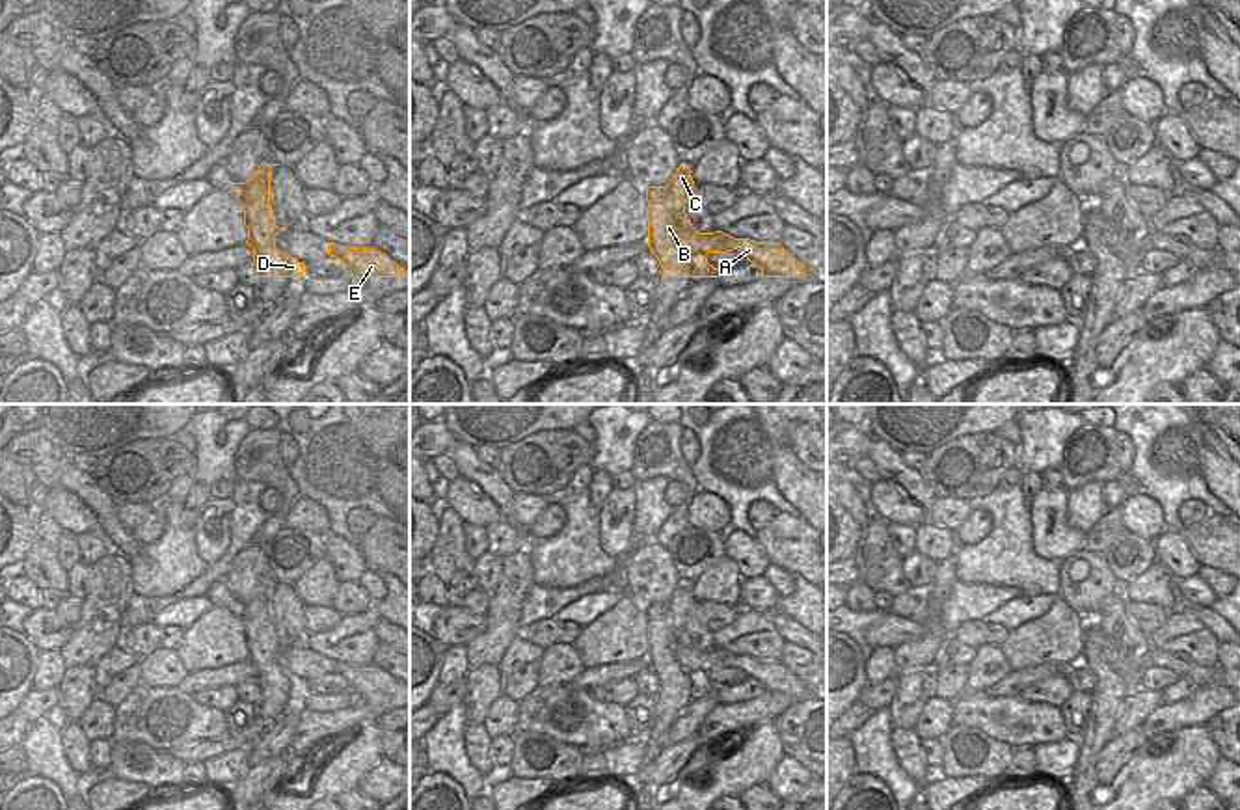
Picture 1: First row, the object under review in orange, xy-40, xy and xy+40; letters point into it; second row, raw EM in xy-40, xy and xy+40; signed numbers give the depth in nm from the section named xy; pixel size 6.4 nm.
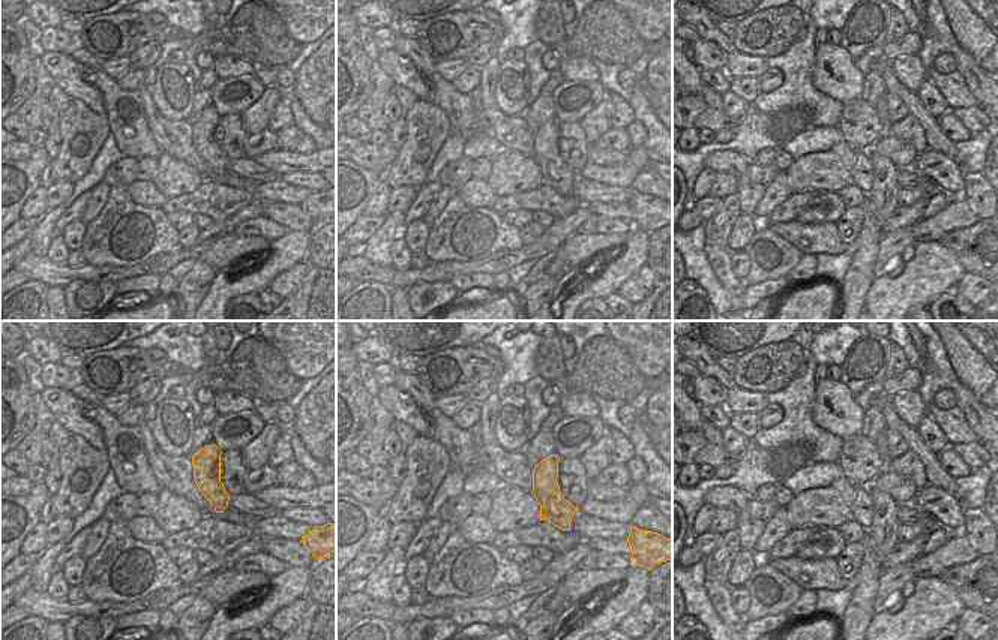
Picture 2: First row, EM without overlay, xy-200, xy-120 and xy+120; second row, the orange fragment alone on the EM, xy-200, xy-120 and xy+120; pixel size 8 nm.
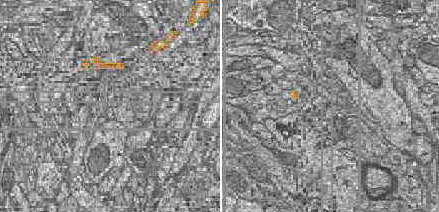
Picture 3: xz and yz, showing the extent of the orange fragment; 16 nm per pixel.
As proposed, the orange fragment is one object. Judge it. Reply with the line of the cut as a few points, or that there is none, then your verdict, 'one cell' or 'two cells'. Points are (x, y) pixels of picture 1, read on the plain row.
cut xy (728, 652), (727, 667); two cells

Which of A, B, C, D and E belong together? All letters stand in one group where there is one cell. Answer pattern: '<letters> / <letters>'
A E / B C D

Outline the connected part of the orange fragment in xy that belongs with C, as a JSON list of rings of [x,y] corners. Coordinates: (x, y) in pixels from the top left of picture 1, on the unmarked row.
[[[680,583],[667,603],[646,605],[648,665],[657,674],[663,695],[721,695],[708,670],[726,670],[730,652],[698,650],[685,631],[693,609],[691,587]]]

